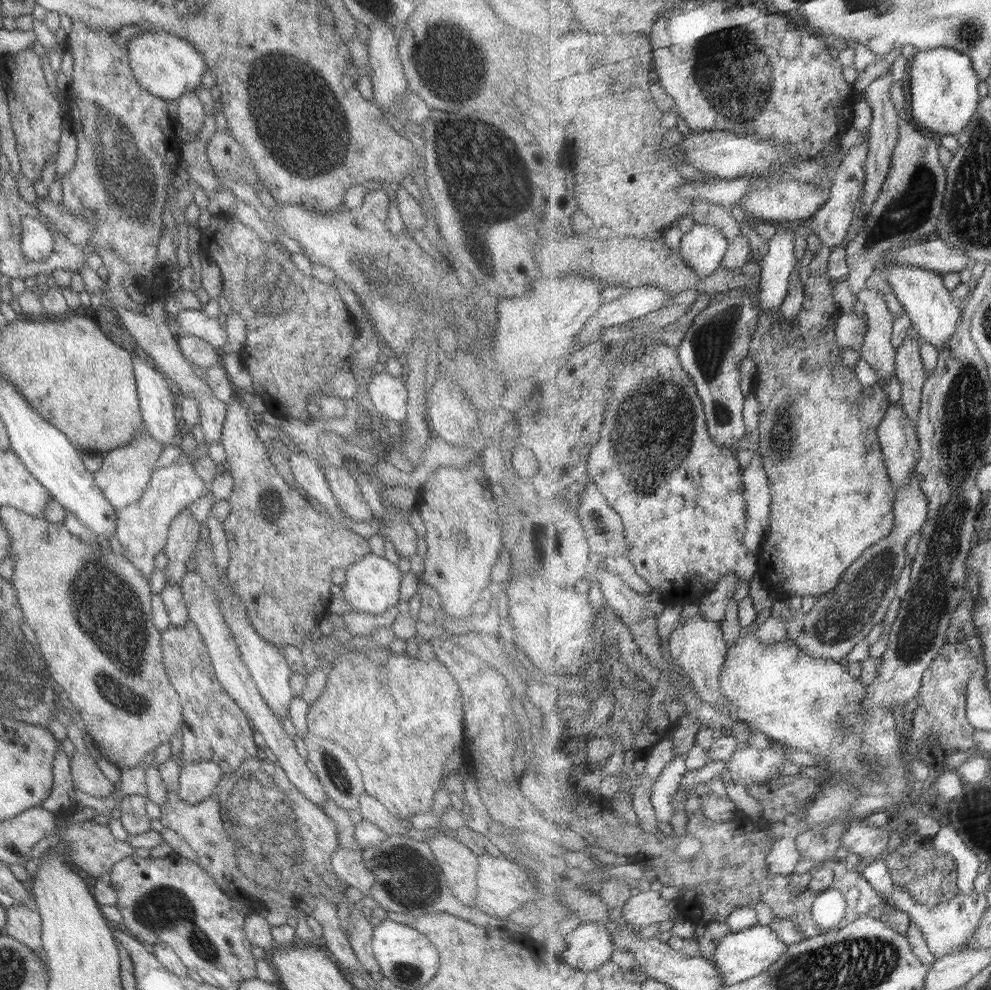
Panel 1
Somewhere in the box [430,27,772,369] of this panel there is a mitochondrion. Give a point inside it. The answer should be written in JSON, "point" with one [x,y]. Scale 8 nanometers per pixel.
{"point":[487,180]}

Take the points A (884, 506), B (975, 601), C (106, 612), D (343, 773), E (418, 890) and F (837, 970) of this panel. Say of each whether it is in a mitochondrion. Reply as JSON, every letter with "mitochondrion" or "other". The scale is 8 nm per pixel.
{"A":"other","B":"other","C":"mitochondrion","D":"mitochondrion","E":"mitochondrion","F":"mitochondrion"}

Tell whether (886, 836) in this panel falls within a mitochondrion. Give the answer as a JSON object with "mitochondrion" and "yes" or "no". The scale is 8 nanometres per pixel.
{"mitochondrion":"no"}

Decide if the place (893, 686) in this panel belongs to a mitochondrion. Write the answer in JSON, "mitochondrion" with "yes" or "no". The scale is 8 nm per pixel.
{"mitochondrion":"no"}

